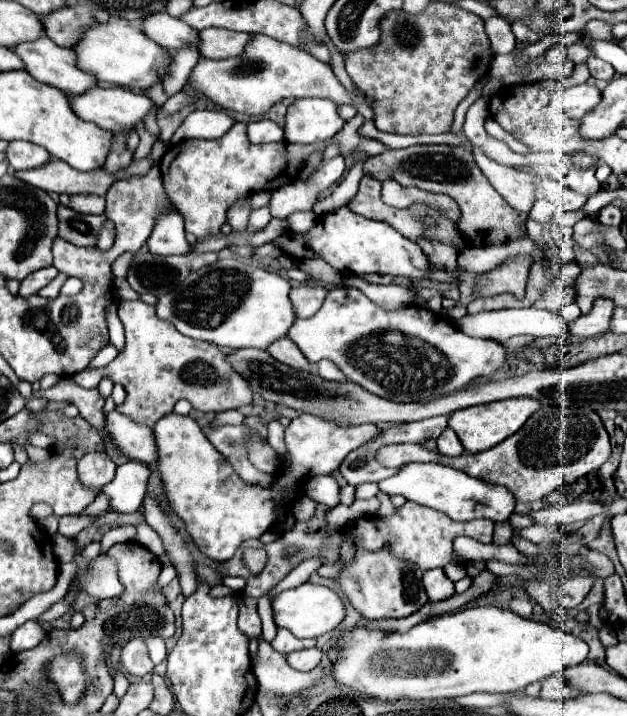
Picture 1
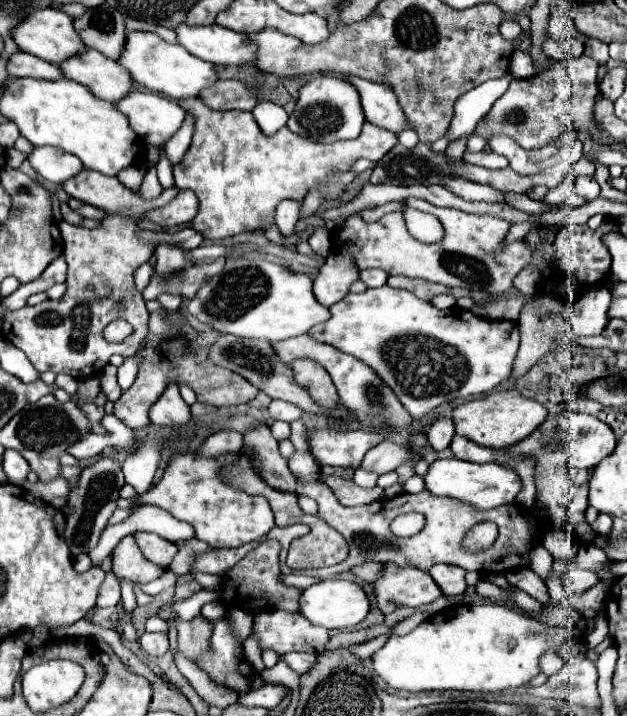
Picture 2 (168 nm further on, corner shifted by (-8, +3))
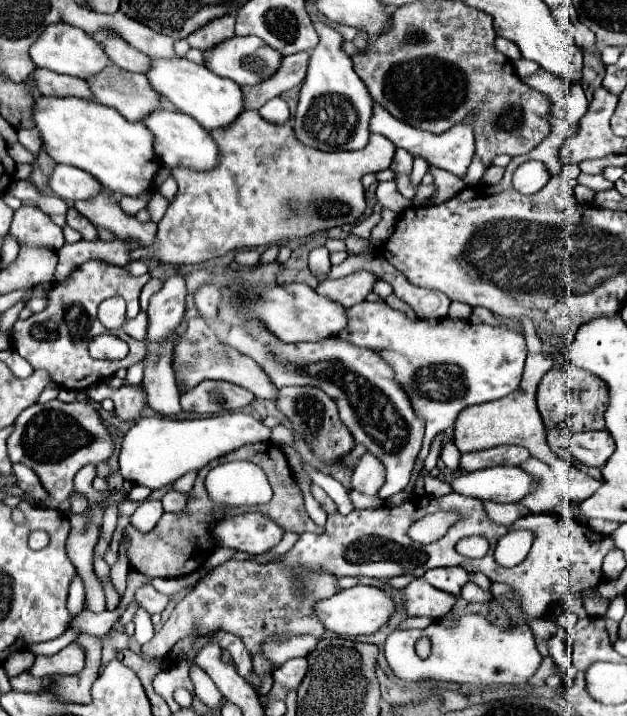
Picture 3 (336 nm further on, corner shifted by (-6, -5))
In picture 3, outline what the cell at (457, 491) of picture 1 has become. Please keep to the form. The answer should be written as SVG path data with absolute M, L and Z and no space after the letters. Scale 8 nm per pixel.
M494 466L458 474L450 486L458 494L504 504L518 502L530 494L536 488L536 480L518 466Z

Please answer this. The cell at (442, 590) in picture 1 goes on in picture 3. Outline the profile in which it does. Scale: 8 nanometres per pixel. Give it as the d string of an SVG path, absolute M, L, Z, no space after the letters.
M434 568L434 570L428 570L422 578L428 584L432 584L434 588L450 592L454 596L458 596L462 586L470 580L470 576L464 568Z

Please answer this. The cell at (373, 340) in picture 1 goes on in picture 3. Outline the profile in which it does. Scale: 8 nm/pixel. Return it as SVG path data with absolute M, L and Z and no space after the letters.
M360 302L346 310L348 326L338 336L362 346L378 350L378 354L394 368L396 380L412 400L414 410L426 422L424 446L420 460L428 456L432 438L454 426L460 410L472 404L512 394L522 378L526 360L524 336L506 326L470 324L464 320L408 320L406 314L390 308L386 302Z

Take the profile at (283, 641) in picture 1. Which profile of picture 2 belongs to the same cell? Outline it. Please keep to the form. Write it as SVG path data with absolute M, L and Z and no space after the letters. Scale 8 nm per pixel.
M262 610L254 616L254 630L260 646L272 648L276 654L314 652L322 654L328 644L328 630L312 626L304 616L286 610Z

